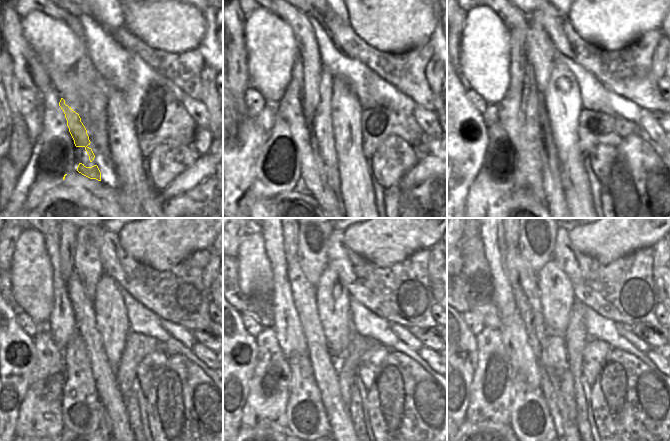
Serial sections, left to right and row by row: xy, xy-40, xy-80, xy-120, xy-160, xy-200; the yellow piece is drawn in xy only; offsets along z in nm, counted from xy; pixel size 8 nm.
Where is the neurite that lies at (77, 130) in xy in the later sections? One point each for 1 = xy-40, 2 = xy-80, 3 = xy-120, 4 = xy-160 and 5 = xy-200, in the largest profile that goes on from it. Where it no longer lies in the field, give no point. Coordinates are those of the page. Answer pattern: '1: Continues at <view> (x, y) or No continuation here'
1: Continues at xy-40 (309, 168)
2: Continues at xy-80 (525, 131)
3: Continues at xy-120 (82, 413)
4: Continues at xy-160 (306, 417)
5: Continues at xy-200 (531, 421).

